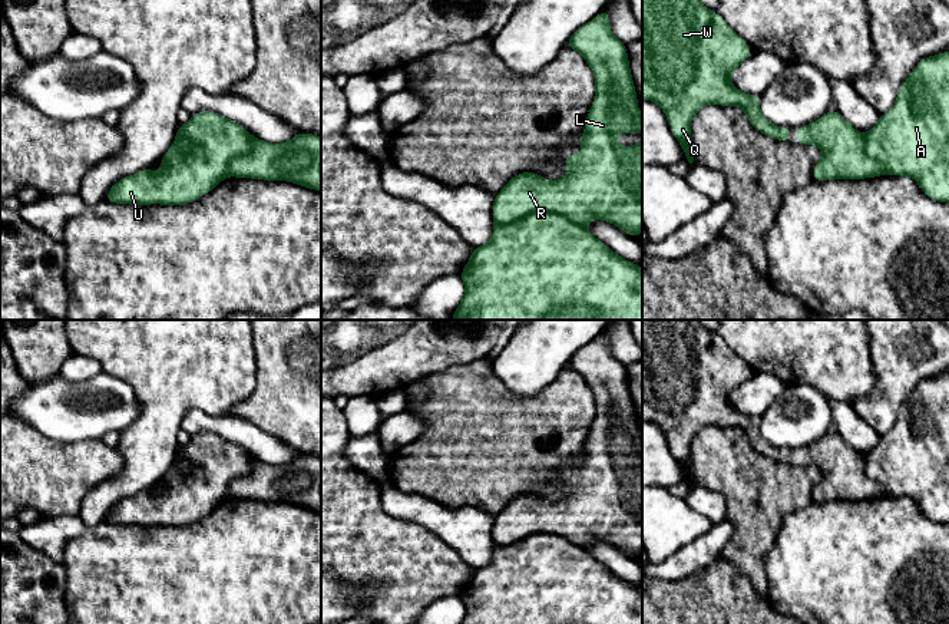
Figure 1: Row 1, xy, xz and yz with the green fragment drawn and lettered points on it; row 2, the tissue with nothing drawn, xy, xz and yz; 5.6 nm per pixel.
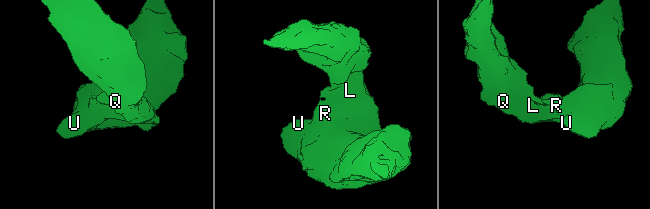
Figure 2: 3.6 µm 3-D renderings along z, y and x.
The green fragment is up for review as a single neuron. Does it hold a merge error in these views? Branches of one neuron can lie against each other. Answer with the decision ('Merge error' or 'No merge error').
Merge error

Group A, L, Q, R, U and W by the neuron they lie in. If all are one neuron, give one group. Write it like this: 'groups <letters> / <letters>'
groups A U / L Q R W

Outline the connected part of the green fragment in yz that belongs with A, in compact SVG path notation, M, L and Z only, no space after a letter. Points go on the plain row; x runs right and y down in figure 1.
M949 373L927 377L916 386L907 402L899 410L893 429L889 433L882 435L877 445L870 452L863 455L863 462L864 472L882 485L884 495L896 498L912 498L920 506L920 511L926 515L926 518L938 524L949 524Z

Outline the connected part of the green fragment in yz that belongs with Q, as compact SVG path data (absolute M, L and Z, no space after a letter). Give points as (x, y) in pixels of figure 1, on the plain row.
M642 320L642 420L661 427L690 485L694 483L691 445L708 425L740 427L758 453L788 463L791 449L776 448L761 438L760 416L741 413L731 405L731 393L753 373L717 331L708 331L700 320Z

